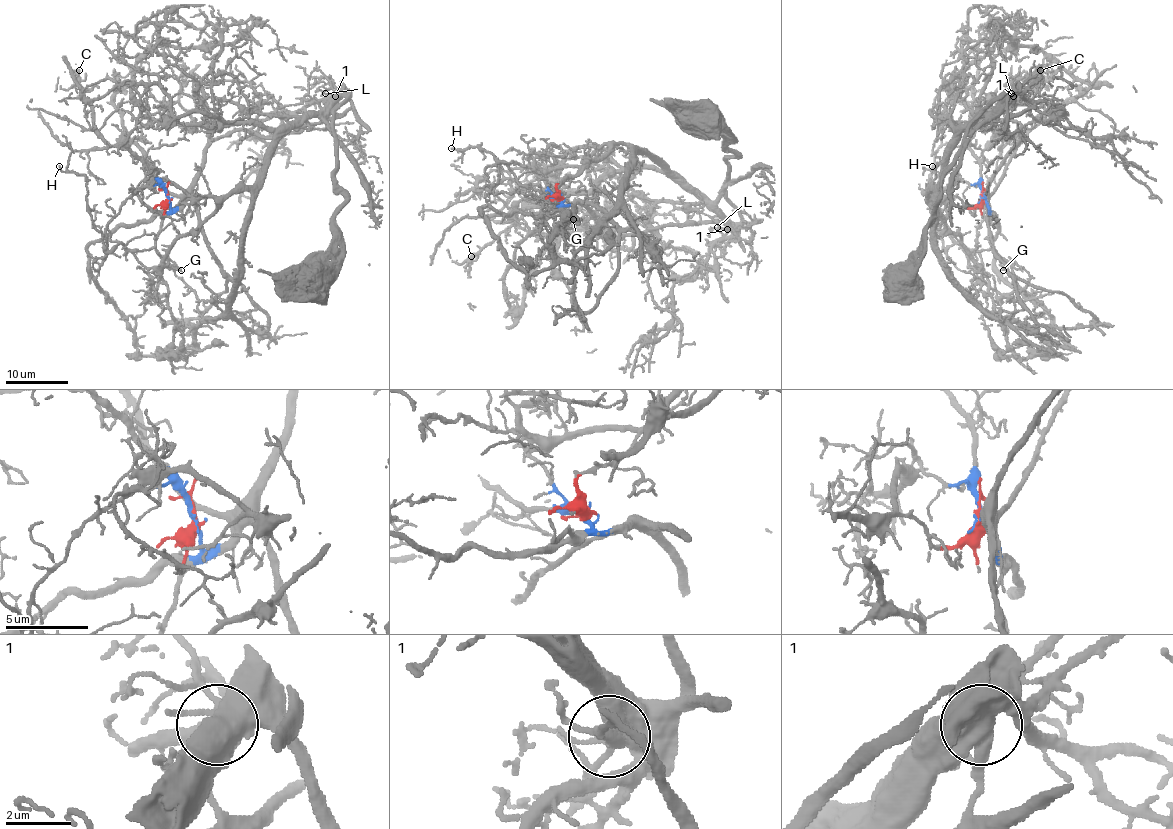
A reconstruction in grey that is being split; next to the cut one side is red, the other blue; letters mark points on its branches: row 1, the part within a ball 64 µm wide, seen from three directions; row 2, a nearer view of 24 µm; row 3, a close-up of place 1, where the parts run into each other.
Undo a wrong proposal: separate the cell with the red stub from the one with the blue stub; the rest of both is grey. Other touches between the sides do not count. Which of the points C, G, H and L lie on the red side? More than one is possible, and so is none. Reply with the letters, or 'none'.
C

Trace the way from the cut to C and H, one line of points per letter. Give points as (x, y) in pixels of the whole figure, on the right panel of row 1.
C: (982, 195), (973, 208), (929, 197), (952, 123), (976, 125), (1002, 84), (1021, 78), (1035, 91), (1040, 70)
H: (982, 195), (990, 217), (991, 247), (968, 250), (960, 244), (952, 244), (945, 250), (930, 203), (932, 166)

